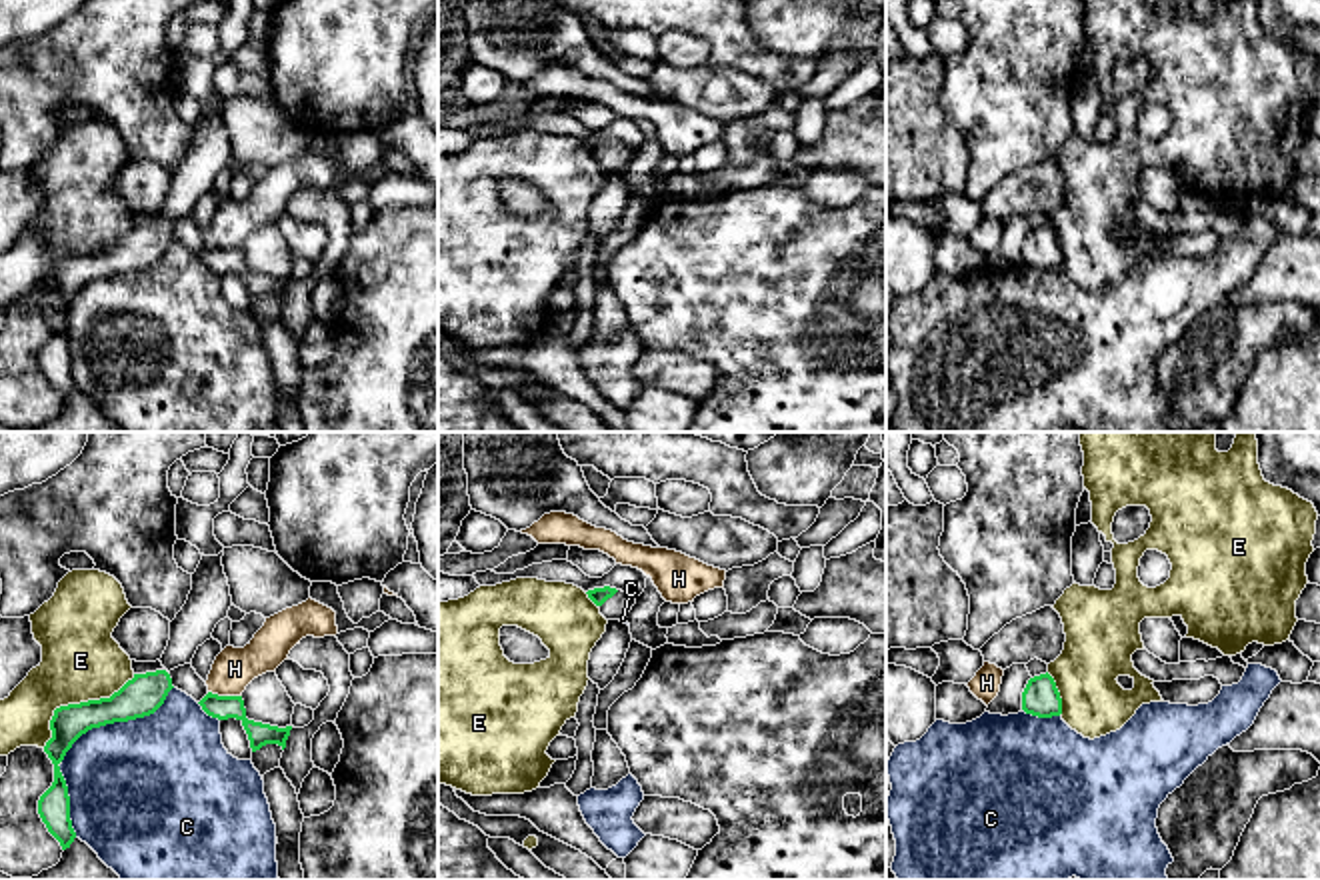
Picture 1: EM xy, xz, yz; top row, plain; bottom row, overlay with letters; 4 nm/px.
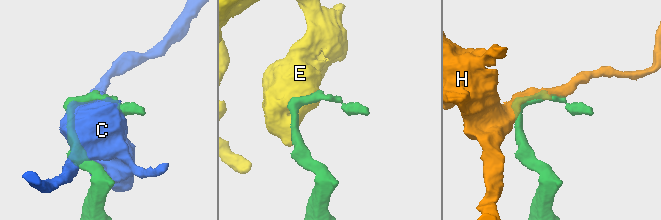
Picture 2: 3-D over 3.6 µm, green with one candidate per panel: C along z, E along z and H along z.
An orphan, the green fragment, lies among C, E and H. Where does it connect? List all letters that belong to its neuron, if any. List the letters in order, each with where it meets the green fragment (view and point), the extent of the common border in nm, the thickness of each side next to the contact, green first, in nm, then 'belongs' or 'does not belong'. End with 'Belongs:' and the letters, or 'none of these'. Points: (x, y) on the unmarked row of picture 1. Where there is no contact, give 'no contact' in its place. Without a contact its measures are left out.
C: xy (116, 272) | 550 nm | 160/480 nm | does not belong
E: xy (76, 256) | 480 nm | 160/320 nm | does not belong
H: xy (224, 248) | 140 nm | 100/170 nm | does not belong
Belongs: none of these

